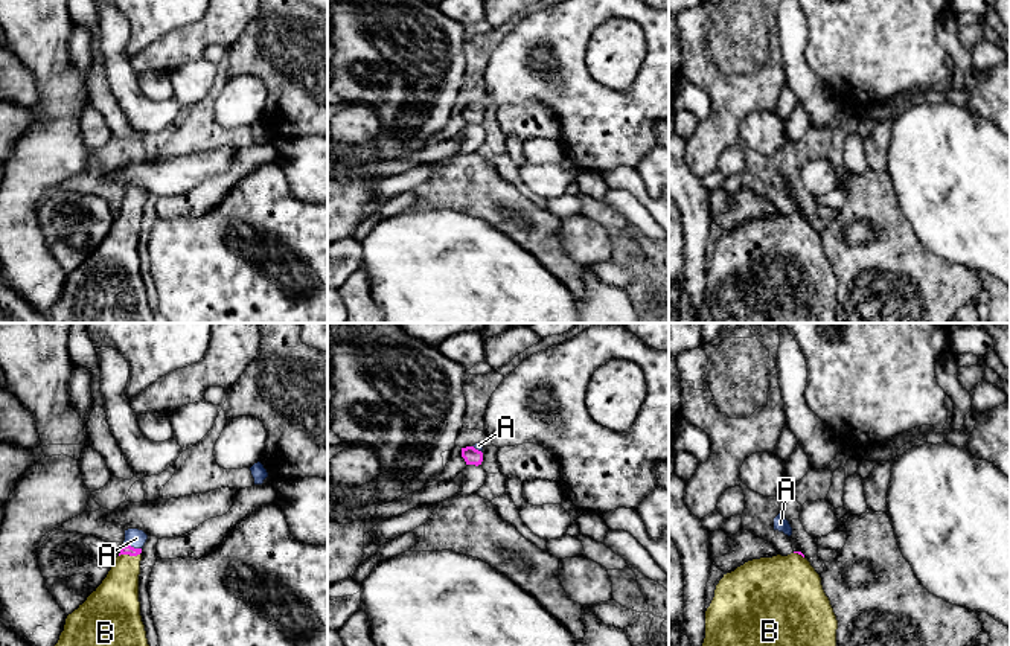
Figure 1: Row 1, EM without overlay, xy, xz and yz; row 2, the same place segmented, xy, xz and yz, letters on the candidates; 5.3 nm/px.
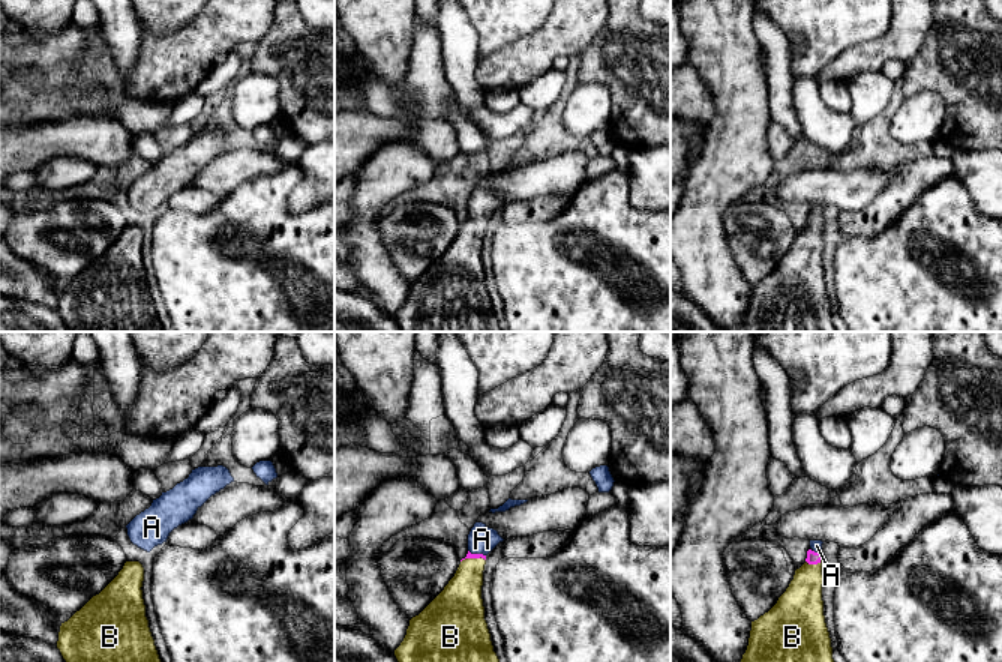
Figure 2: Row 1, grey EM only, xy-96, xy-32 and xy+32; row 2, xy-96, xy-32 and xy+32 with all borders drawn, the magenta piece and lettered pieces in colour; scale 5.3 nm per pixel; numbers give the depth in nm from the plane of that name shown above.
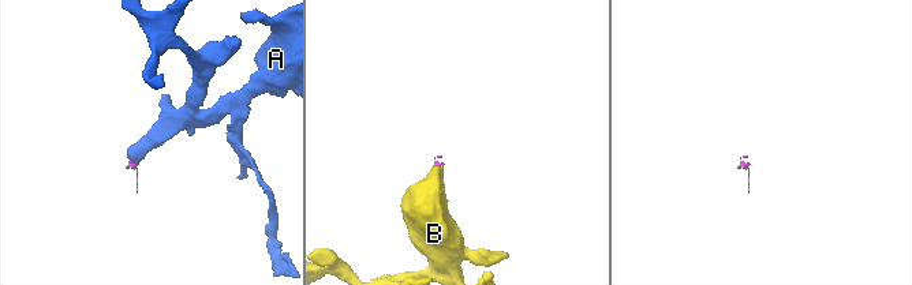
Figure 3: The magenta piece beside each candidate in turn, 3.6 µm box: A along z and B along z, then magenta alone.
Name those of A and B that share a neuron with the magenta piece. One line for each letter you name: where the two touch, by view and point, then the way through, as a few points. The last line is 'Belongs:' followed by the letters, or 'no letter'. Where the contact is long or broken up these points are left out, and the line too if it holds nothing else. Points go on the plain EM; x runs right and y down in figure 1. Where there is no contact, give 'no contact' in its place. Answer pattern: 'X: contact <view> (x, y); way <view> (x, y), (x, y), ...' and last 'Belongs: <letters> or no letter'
A: contact xy (133, 206); way xy (130, 209), (133, 206), (136, 197)
B: contact xy (128, 212); way xy (130, 209), (128, 212), (127, 227), (116, 258)
Belongs: A, B

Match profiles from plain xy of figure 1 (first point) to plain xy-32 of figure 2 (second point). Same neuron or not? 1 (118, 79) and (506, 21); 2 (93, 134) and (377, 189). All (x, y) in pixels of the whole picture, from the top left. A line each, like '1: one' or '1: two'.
1: two
2: two

